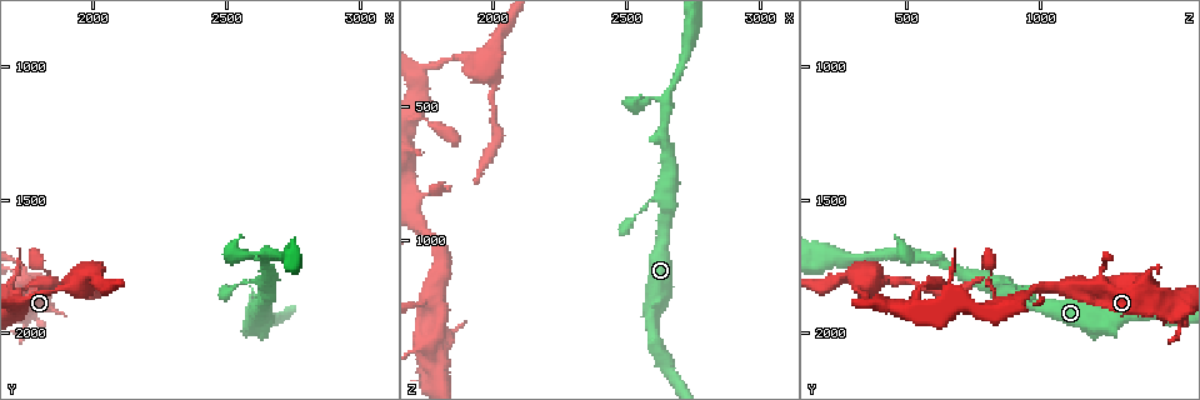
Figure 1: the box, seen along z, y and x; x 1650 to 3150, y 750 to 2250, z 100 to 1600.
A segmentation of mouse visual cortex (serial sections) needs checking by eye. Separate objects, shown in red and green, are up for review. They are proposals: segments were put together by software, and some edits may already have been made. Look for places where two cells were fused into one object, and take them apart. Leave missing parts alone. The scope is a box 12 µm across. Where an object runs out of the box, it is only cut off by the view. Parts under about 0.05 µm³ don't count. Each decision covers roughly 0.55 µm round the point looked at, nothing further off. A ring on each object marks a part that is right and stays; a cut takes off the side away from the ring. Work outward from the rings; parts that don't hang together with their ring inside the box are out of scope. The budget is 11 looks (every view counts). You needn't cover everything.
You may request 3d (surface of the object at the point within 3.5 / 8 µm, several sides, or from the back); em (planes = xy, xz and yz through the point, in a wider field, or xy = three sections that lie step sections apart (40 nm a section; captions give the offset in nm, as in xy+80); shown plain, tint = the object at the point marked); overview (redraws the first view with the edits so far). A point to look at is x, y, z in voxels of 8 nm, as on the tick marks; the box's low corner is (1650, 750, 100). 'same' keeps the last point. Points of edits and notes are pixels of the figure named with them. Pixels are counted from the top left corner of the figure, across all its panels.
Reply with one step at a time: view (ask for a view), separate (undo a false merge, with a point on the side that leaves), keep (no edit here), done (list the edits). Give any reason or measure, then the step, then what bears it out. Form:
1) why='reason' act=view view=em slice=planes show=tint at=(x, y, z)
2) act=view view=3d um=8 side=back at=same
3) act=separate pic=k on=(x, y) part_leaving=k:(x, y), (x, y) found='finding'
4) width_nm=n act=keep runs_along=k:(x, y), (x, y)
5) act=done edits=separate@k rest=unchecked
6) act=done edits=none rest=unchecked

why='three arms meet' act=view view=3d um=3.5 at=(1750, 1790, 1230)

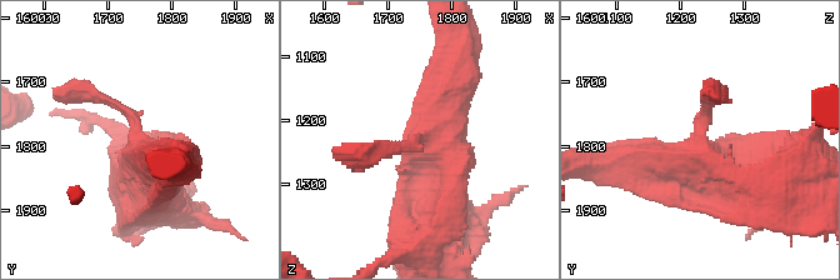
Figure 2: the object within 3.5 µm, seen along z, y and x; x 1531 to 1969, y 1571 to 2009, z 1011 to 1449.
arms=3 arm_widths_nm=150,500,500 act=view view=em slice=planes show=tint at=(1750, 1795, 1225)

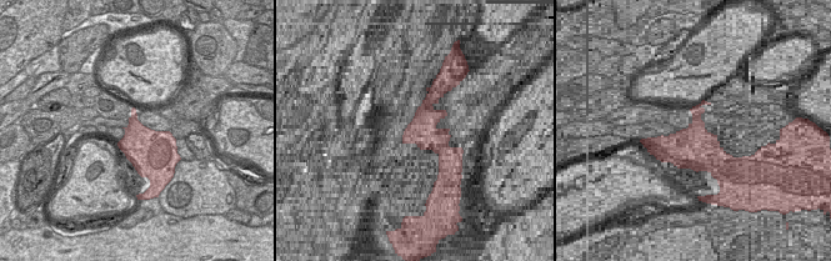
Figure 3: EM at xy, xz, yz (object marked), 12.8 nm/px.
act=view view=em slice=xy step=2 show=tint at=same

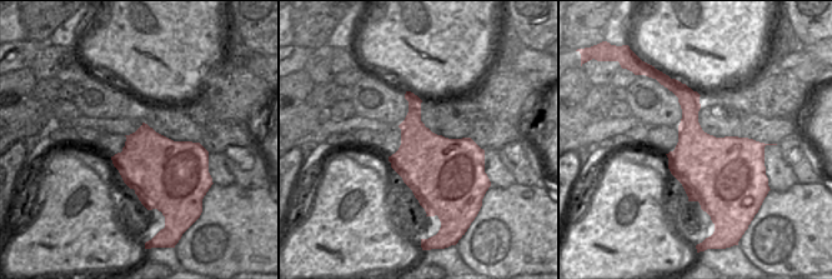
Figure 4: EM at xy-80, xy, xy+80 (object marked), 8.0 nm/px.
act=keep runs_along=2:(154, 194), (161, 163), (135, 121), (81, 90) found='continuous, no second cell'

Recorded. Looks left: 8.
why='arms part here' act=view view=3d um=3.5 side=back at=(2600, 1940, 1260)

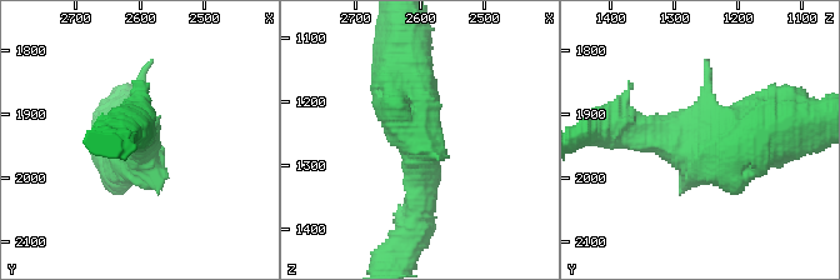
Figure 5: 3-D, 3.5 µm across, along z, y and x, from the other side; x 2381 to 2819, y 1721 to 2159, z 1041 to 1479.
why='shape alone is not enough' act=view view=em slice=xy step=3 show=tint at=(2600, 1945, 1245)

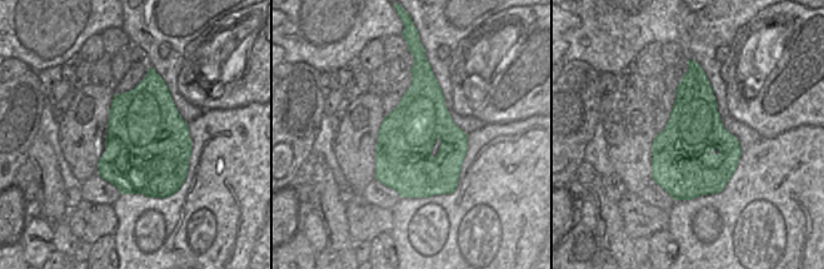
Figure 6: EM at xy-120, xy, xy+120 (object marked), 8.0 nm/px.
act=view view=em slice=xy step=5 show=tint at=same

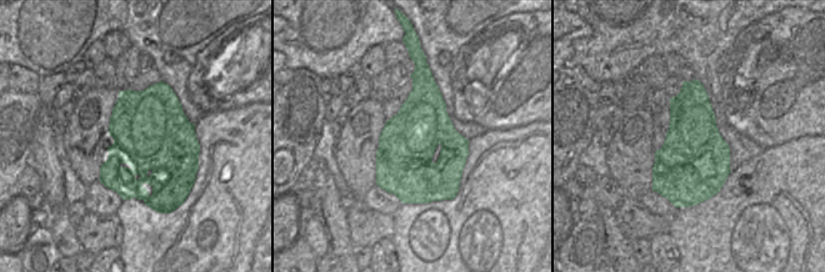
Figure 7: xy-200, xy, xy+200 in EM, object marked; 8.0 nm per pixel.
act=keep runs_along=5:(404, 45), (419, 211) found='all the same cell'

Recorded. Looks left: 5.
act=view view=3d um=3.5 at=(2630, 1810, 850)

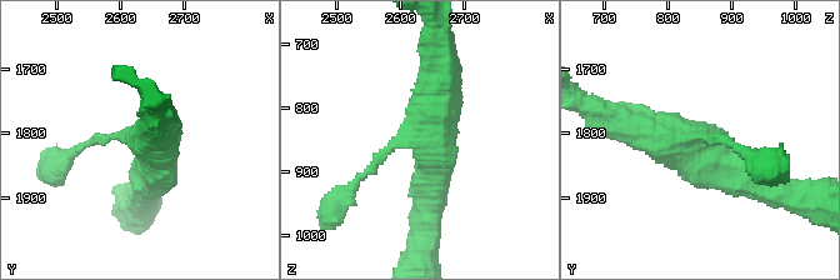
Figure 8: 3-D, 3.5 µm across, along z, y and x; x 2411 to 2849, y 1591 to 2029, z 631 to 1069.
arms=3 arm_widths_nm=150,400,500 why='need the tissue' act=view view=em slice=planes show=tint at=(2625, 1805, 855)

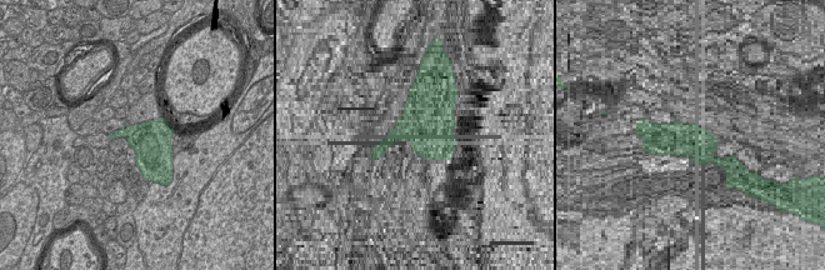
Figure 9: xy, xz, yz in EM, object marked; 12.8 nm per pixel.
width_nm=500 act=keep runs_along=8:(769, 189), (704, 143), (621, 124) found='one cell here'

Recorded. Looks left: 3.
why='branch point' act=view view=3d um=3.5 side=back at=(2660, 1690, 490)

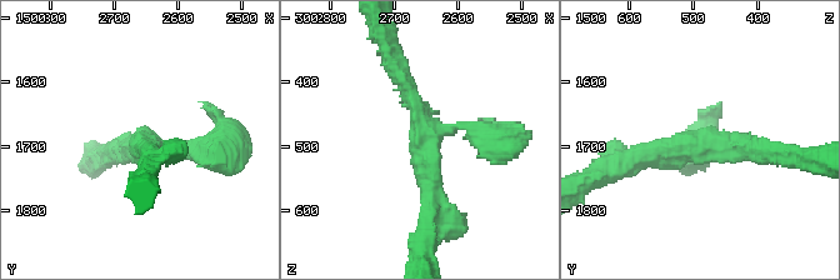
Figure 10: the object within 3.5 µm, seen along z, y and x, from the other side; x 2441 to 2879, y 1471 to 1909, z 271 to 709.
arms=3 arm_widths_nm=250,250,300 act=view view=em slice=xy step=5 show=tint at=(2660, 1695, 490)

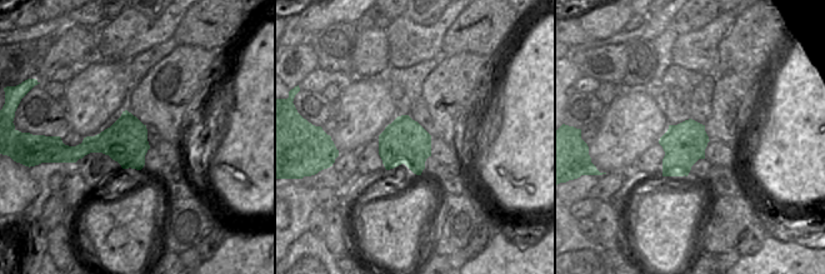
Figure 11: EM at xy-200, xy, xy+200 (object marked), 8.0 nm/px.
act=keep runs_along=10:(430, 215), (423, 121), (396, 64) found='one cell here'

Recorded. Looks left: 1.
act=done edits=none rest=unchecked

